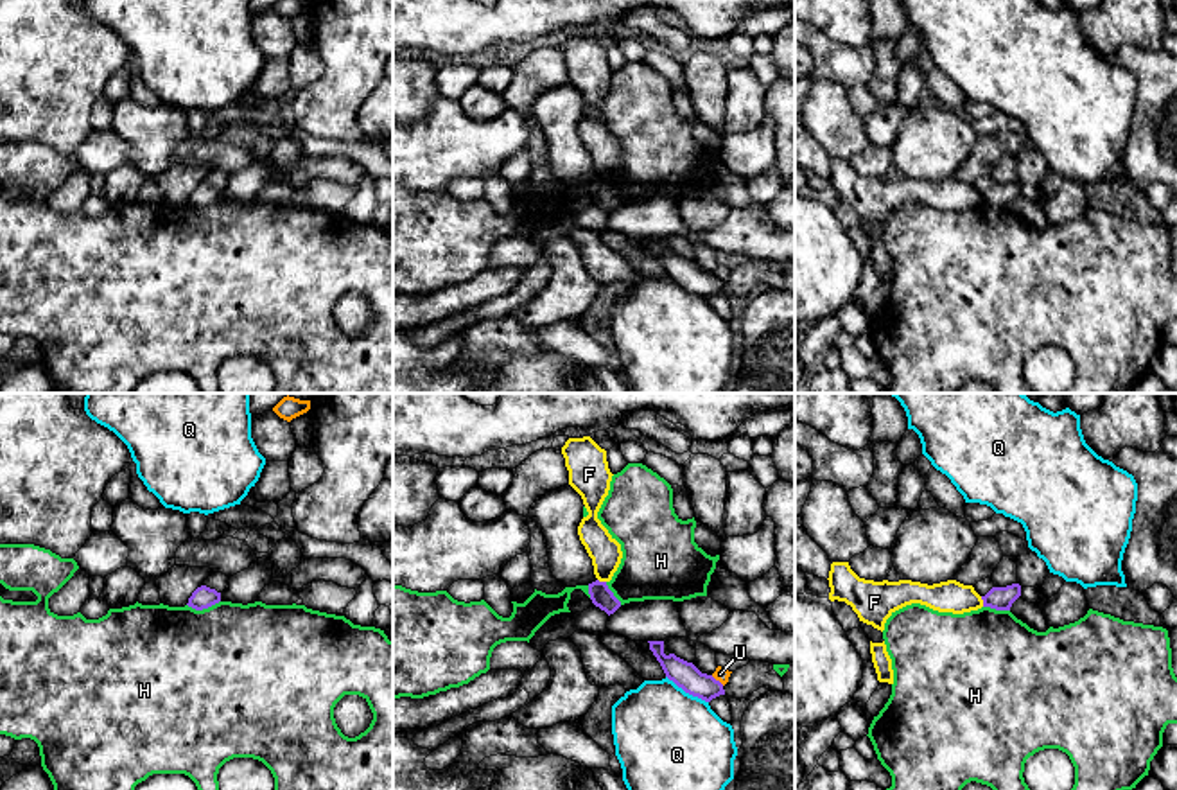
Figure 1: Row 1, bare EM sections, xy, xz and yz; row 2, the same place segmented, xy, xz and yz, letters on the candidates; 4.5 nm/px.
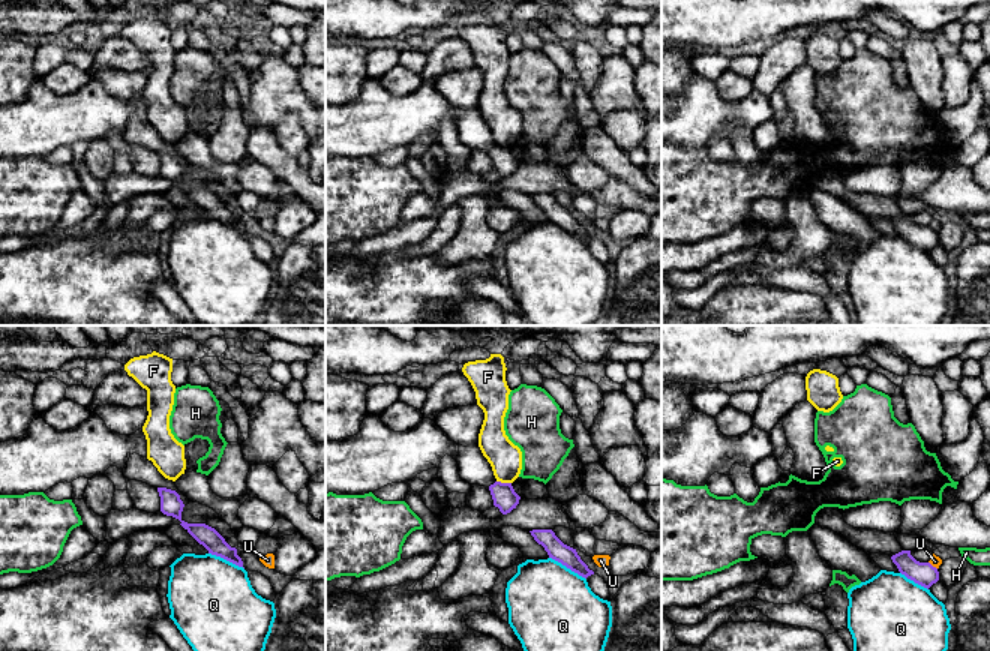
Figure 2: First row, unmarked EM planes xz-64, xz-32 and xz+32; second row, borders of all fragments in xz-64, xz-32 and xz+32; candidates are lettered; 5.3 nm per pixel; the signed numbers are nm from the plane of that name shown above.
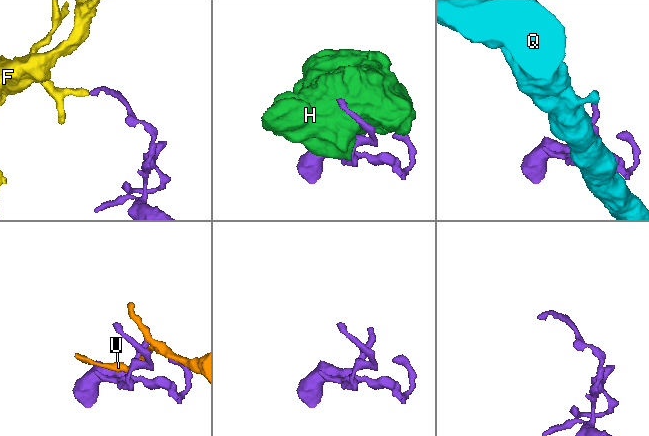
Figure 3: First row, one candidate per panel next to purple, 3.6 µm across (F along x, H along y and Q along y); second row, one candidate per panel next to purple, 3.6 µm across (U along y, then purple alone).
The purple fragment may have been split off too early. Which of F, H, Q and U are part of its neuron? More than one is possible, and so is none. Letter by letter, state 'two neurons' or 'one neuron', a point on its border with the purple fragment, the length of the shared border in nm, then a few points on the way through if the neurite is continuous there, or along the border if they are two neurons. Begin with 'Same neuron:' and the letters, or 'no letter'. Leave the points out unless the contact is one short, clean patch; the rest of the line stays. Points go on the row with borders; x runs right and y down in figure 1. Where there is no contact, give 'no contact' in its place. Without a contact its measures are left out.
Same neuron: no letter
F: two neurons; meets purple in yz at (984, 602); contact 50 nm long; border along yz (980, 596), (984, 605)
H: two neurons; meets purple in xy at (203, 607); contact 150 nm long
Q: two neurons; meets purple in xz at (688, 692); contact 220 nm long
U: two neurons; meets purple in xz at (718, 681); contact 80 nm long; border along xz (711, 675), (723, 684)

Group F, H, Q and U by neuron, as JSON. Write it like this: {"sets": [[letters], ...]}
{"sets": [["F"], ["H"], ["Q"], ["U"]]}

